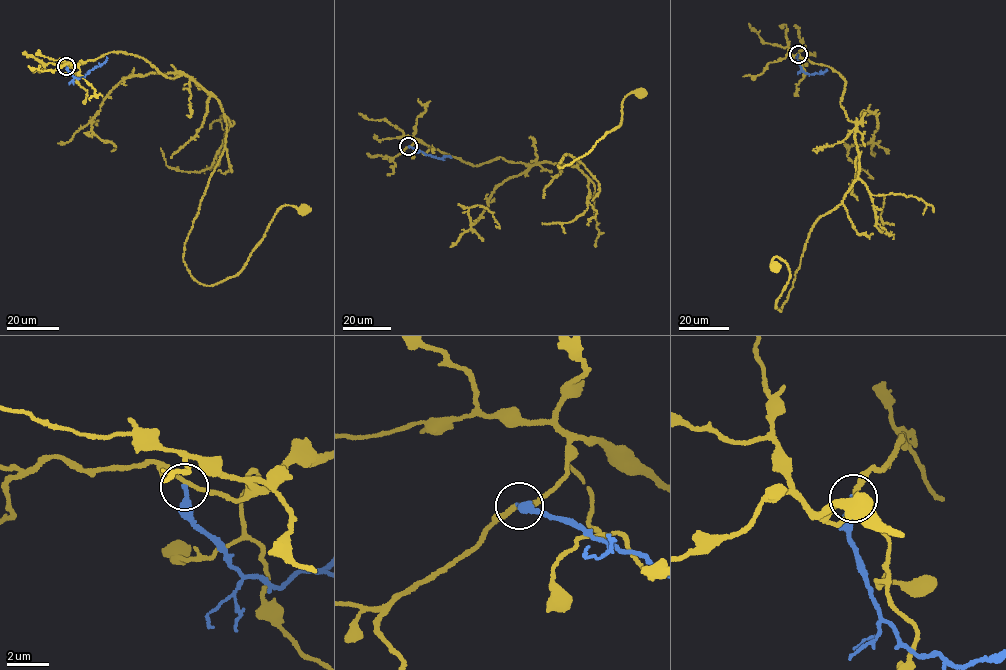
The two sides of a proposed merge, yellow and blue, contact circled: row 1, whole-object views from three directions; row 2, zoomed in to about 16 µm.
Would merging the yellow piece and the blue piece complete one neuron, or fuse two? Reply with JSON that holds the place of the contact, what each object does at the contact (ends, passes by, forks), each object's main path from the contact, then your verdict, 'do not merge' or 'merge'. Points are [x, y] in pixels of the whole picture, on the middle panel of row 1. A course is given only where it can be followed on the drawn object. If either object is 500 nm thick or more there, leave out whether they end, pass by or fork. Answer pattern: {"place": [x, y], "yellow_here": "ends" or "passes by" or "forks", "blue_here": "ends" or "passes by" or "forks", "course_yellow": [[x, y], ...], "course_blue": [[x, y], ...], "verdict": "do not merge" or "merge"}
{"place": [408, 146], "yellow_here": "passes by", "blue_here": "ends", "course_yellow": [[408, 146], [419, 139], [473, 166], [576, 167], [566, 154], [558, 166], [619, 126], [624, 99], [638, 93]], "course_blue": [[409, 146], [440, 158], [451, 158]], "verdict": "do not merge"}

